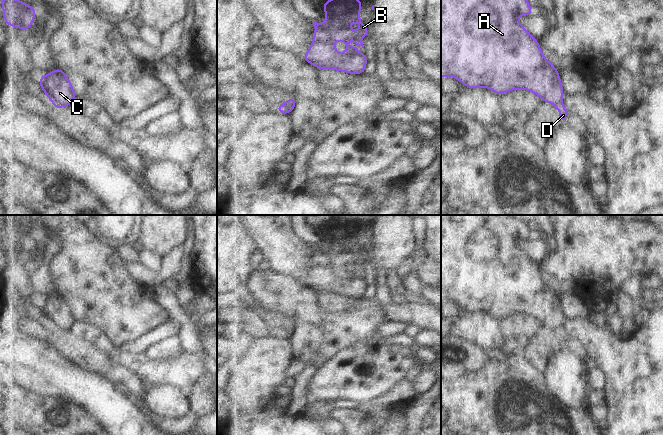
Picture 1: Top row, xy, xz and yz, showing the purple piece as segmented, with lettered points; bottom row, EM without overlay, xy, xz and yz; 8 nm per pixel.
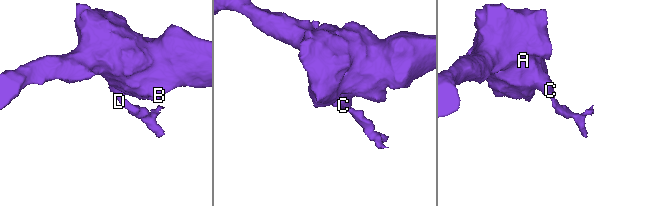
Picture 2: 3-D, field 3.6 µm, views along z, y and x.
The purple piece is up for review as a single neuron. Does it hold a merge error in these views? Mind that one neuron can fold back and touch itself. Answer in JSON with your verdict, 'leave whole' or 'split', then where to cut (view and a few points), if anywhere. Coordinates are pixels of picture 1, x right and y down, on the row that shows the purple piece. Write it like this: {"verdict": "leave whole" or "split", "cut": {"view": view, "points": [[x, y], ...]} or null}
{"verdict": "split", "cut": {"view": "xy", "points": [[52, 101], [57, 101], [64, 106]]}}

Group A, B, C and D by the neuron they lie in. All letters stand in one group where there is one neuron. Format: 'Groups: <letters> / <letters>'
Groups: A B C / D.

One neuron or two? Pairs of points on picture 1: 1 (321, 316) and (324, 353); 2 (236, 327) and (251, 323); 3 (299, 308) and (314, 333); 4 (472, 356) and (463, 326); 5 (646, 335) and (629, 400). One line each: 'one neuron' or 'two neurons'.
1: one neuron
2: one neuron
3: two neurons
4: two neurons
5: one neuron

